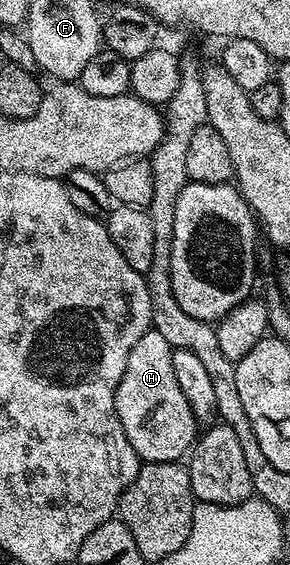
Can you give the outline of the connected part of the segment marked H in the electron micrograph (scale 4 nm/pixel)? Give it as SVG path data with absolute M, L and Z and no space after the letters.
M150 327L143 339L131 347L123 379L119 379L119 387L115 391L115 411L119 415L119 423L123 423L123 431L131 447L135 447L138 458L145 463L181 461L192 450L199 436L191 403L187 403L175 379L175 366L171 364L173 351L167 339Z

